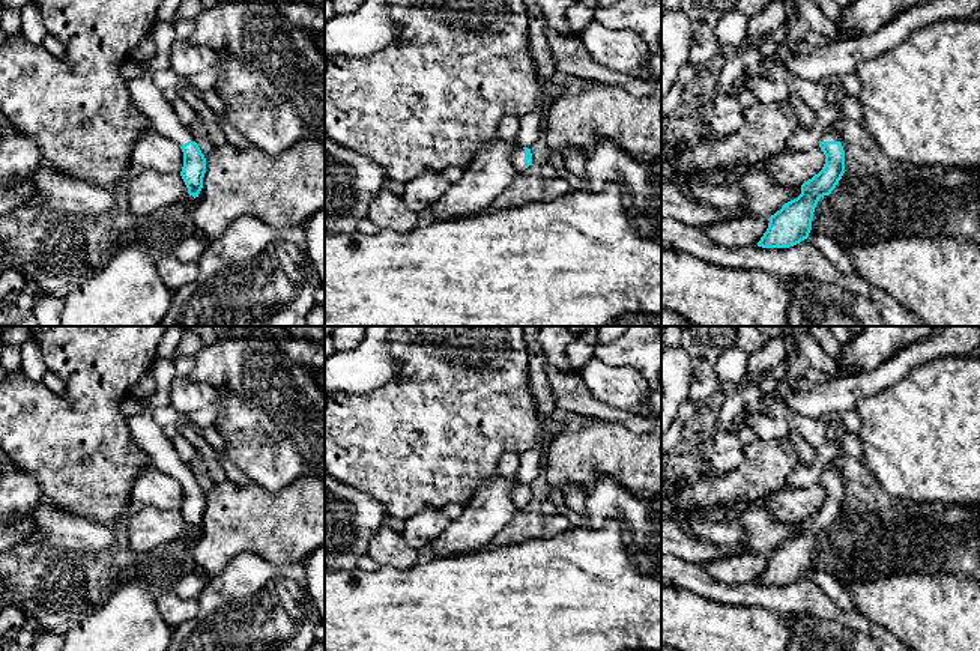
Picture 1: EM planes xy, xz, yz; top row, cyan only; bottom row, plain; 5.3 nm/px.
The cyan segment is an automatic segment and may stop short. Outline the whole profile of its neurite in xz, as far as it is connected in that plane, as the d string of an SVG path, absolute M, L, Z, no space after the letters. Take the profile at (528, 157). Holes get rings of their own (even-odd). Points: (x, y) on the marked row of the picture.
M519 146L511 155L511 162L517 173L532 165L531 149Z

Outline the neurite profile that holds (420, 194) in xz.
M442 173L422 174L404 185L401 197L412 212L424 218L428 209L443 195L448 186L449 183Z

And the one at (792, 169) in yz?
M821 147L809 150L785 150L767 159L762 165L753 170L767 170L777 183L786 186L801 186L804 182L818 174L825 164L825 155Z

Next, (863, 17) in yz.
M851 0L842 8L837 26L855 36L873 35L908 9L926 2L929 0Z

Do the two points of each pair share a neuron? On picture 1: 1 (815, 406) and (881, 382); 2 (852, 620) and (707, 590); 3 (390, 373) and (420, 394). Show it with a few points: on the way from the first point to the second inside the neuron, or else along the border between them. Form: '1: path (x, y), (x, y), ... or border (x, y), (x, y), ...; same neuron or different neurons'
1: path (831, 396), (865, 384); same neuron
2: path (816, 603), (807, 599), (743, 594); same neuron
3: border (390, 346), (400, 379), (367, 393); different neurons

